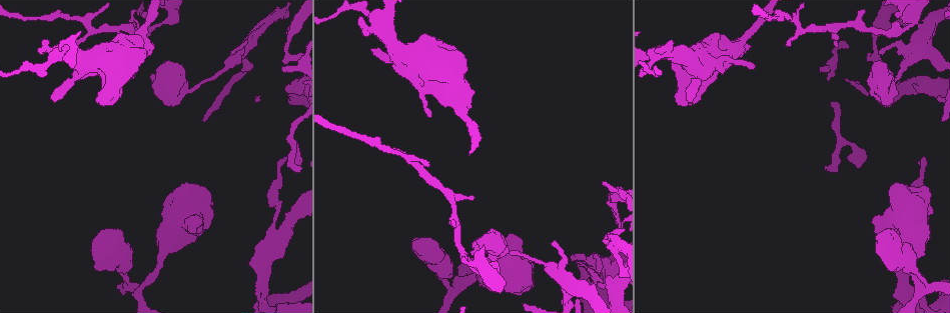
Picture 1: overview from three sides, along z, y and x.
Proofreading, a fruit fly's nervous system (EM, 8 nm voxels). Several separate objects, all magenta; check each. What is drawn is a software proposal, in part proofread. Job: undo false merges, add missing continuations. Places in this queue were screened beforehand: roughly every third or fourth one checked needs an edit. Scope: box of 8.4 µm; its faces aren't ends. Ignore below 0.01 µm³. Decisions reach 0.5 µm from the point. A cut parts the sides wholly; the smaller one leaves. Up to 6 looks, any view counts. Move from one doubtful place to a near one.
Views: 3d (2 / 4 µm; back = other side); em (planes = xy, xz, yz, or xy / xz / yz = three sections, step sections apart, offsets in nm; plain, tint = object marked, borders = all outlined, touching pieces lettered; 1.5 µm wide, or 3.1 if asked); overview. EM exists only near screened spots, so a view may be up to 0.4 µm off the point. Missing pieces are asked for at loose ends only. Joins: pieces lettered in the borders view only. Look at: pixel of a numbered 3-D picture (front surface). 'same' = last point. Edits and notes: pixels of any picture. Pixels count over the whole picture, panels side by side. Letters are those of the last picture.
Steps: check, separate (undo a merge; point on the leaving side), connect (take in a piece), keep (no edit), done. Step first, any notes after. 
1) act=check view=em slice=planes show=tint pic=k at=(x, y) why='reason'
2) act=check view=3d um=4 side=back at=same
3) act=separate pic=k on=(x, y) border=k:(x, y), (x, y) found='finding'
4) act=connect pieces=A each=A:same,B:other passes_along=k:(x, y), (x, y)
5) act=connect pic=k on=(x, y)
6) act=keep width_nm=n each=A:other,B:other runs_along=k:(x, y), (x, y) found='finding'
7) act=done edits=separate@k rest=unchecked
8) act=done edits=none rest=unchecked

act=check view=3d um=4 side=back pic=1 at=(603, 181) why='tapers out'

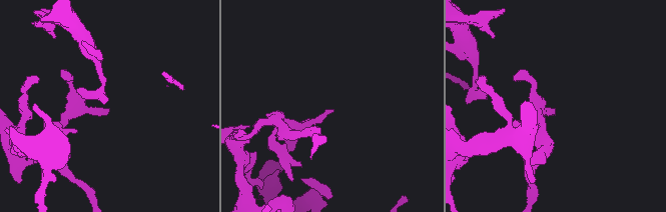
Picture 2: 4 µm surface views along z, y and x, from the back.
act=check view=em slice=yz step=4 show=borders pic=2 at=(331, 112)

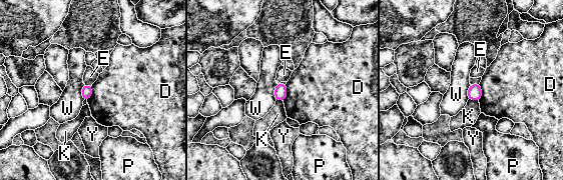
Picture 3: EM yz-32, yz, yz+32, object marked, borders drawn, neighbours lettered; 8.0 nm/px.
act=check view=em slice=planes show=borders at=same why='cut it another way'

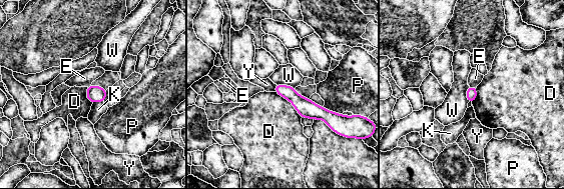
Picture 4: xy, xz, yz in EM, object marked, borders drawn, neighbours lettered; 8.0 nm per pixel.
act=keep each=D:other,E:other,K:other,P:other,W:other,Y:other runs_along=4:(277, 86), (331, 124) found='no lettered piece goes on from it'

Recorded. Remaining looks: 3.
act=check view=3d um=2 pic=1 at=(141, 15) why='free end'

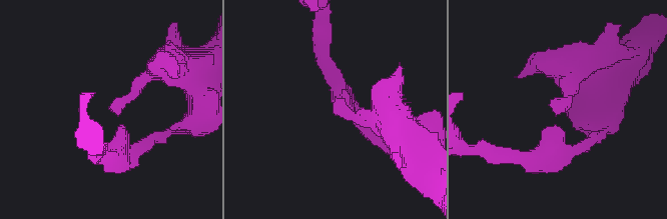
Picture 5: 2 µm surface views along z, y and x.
act=check view=em slice=xy step=4 show=plain pic=5 at=(112, 106) why='need the tissue'

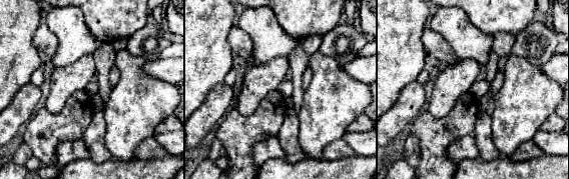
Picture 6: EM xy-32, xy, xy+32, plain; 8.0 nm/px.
act=check view=em slice=xy step=4 show=borders at=same

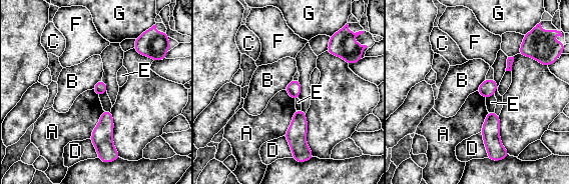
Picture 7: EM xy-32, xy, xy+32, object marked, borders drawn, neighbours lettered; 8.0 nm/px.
act=keep each=A:other,B:other,C:other,D:other,E:other,F:other,G:other border=7:(103, 110), (99, 122), (89, 138) found='no lettered piece goes on from it'

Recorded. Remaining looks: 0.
act=done edits=none rest=unchecked

